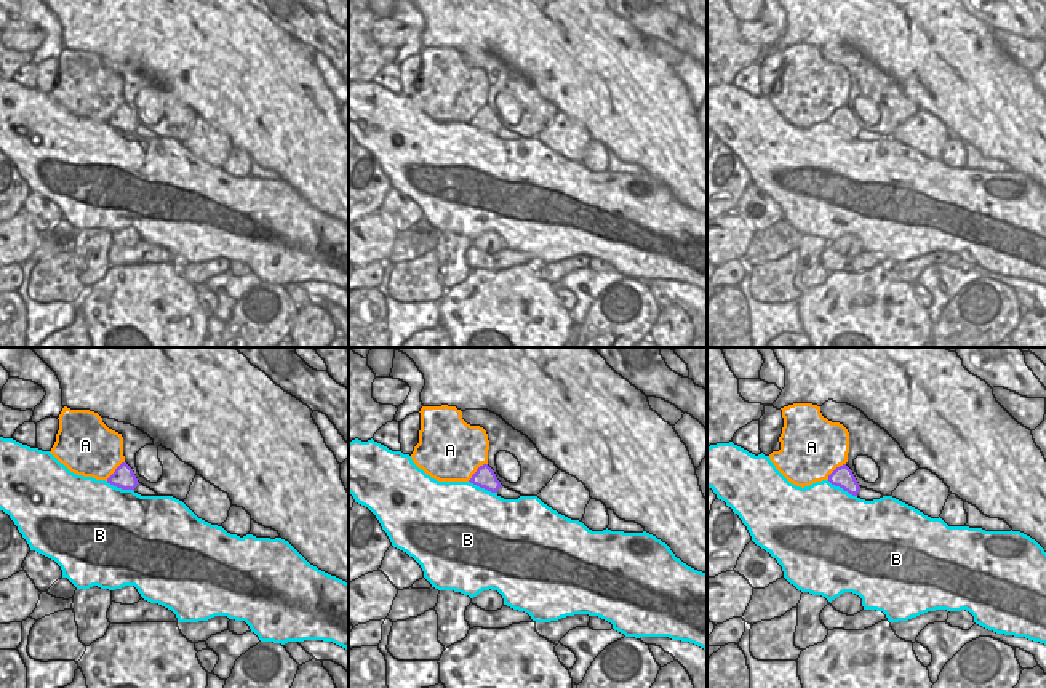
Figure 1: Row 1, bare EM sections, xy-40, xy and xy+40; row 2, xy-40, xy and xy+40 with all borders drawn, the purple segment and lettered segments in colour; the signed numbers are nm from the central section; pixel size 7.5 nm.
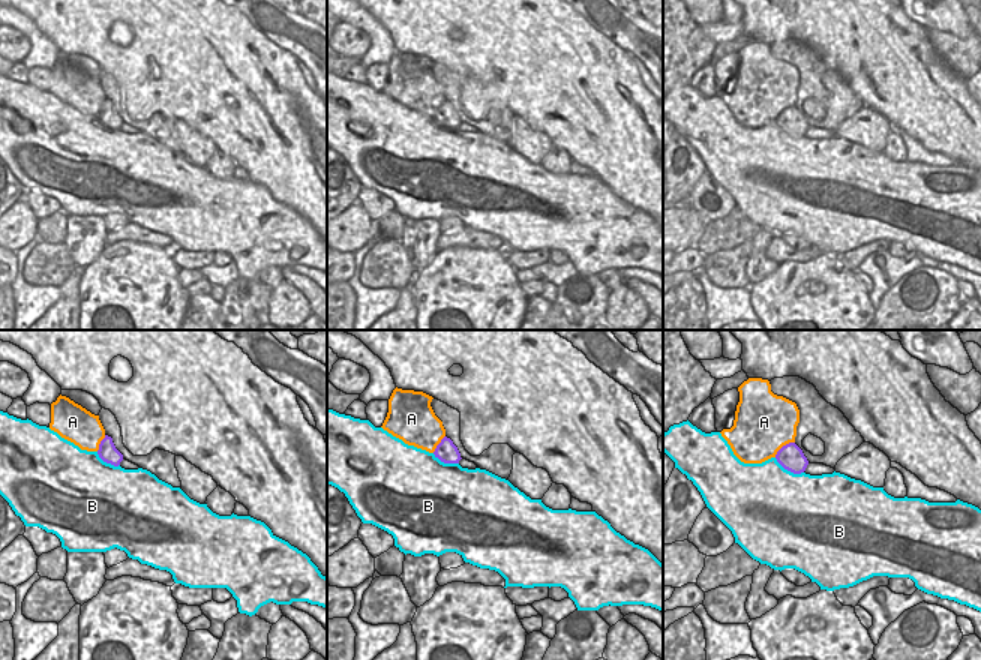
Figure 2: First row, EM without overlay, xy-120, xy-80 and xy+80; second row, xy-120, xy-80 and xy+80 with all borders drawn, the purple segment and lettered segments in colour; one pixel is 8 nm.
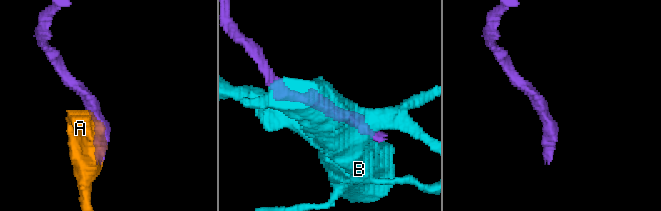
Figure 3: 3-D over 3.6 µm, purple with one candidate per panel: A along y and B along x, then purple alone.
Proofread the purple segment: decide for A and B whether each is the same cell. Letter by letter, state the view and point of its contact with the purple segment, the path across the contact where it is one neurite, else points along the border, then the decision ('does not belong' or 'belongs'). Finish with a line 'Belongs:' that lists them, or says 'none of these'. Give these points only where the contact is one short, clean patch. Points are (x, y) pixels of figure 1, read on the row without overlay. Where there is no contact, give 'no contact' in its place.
A: meets purple in xy at (477, 112); belongs
B: meets purple in xy+40 at (842, 128); does not belong
Belongs: A

